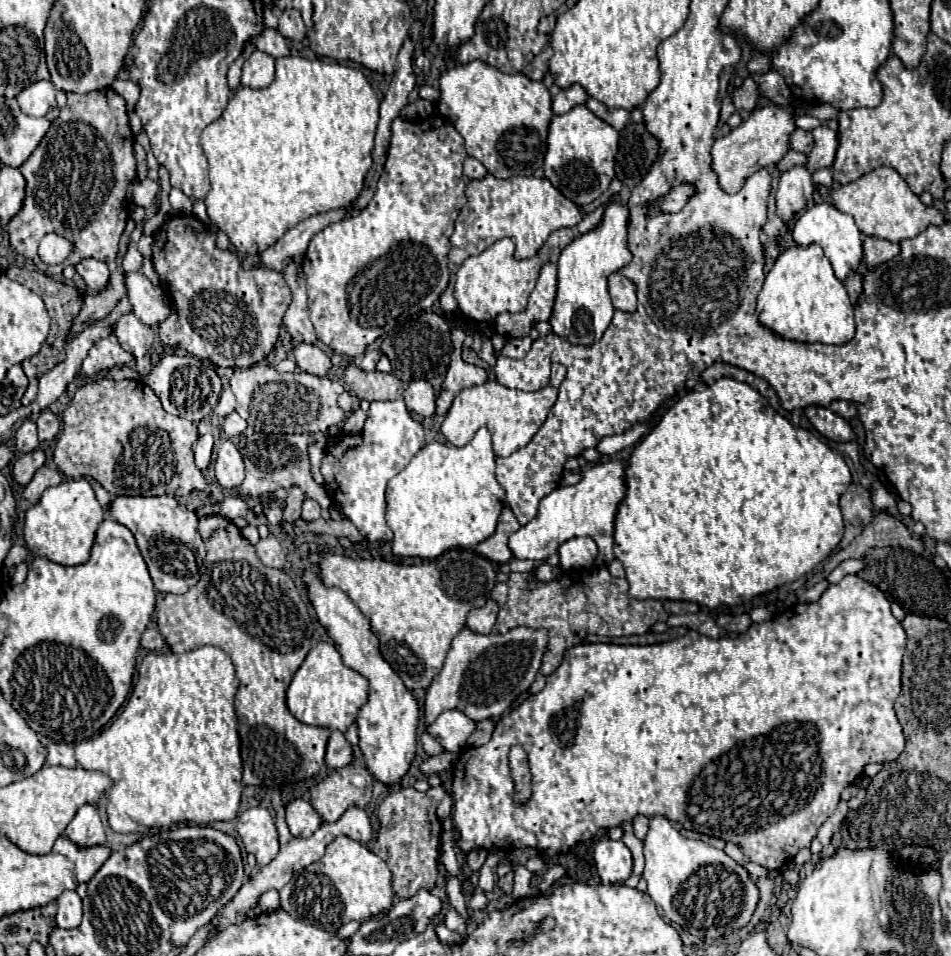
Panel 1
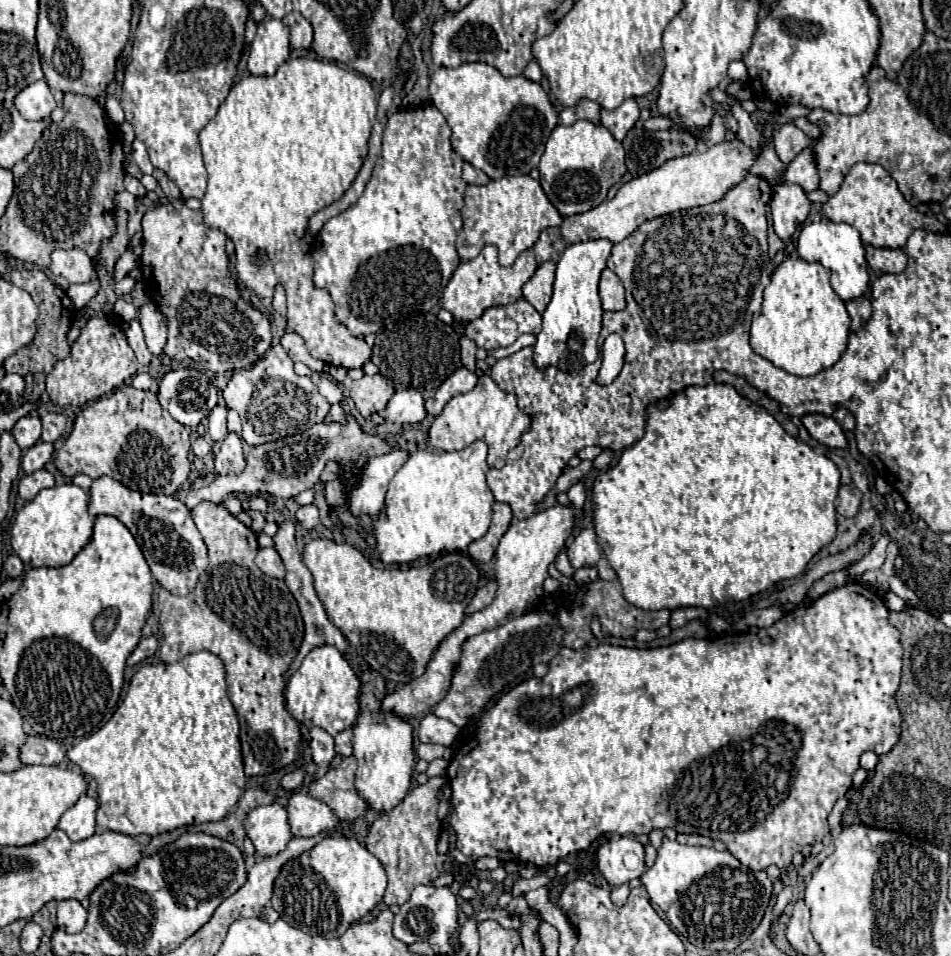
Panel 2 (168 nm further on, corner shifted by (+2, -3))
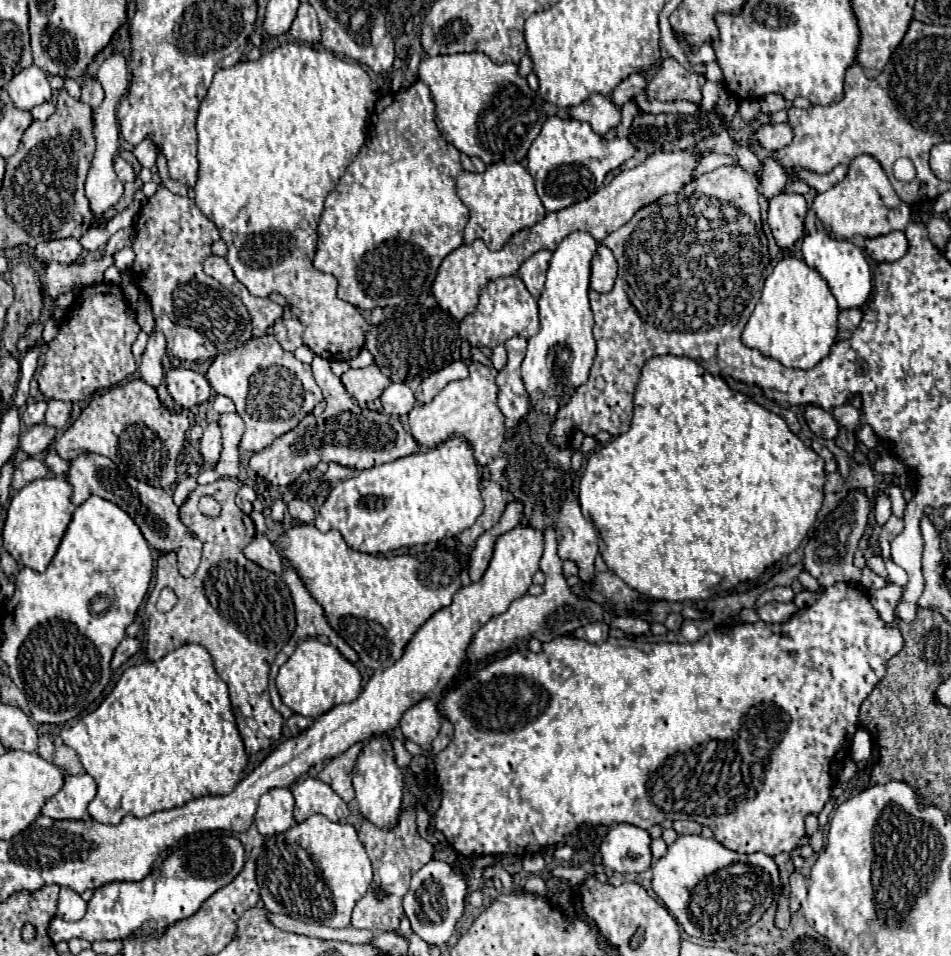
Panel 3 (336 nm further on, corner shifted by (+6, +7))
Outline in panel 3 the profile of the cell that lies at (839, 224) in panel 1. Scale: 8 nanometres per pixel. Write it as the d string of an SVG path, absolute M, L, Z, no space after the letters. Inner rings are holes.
M816 231L816 233L810 233L804 237L802 253L804 253L806 265L812 267L814 271L818 271L826 279L832 295L838 301L840 311L858 309L868 301L870 291L872 291L872 275L870 275L870 265L860 247L856 247L854 243L844 241L844 239L838 241L832 235L828 235L826 231Z

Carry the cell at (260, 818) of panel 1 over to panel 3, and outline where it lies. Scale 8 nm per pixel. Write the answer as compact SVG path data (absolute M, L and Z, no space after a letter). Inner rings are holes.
M270 789L260 797L254 823L260 835L276 835L294 825L294 797L290 789Z

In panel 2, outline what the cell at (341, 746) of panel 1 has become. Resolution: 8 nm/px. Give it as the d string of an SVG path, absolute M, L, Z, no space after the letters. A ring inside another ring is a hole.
M312 727L306 733L306 743L312 751L312 759L318 767L328 767L332 763L332 759L336 757L336 749L334 749L334 739L320 727Z

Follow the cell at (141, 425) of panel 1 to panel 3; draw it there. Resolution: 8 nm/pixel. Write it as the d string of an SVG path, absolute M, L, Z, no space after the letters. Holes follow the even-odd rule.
M132 379L132 381L124 381L120 385L114 385L108 391L96 393L92 397L92 401L88 403L88 407L80 413L80 417L72 423L72 427L68 431L64 431L64 435L56 441L54 449L56 453L70 461L72 457L80 455L80 453L98 453L104 457L110 457L118 469L138 481L144 481L152 487L170 487L176 479L176 459L178 453L184 447L184 439L186 439L186 431L190 427L190 421L184 413L176 413L176 411L168 411L158 395L156 389L150 387L148 383L144 383L142 379Z

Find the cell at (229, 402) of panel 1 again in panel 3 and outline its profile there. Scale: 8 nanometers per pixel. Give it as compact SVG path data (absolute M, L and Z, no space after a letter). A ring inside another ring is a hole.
M208 423L204 429L204 437L200 439L200 453L204 459L204 467L216 467L222 451L222 437L218 423Z

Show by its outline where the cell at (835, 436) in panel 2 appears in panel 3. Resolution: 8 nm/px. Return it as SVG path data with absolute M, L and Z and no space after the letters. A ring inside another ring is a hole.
M810 405L810 407L806 407L804 417L806 417L806 423L808 423L810 431L814 431L818 437L836 439L836 435L838 435L838 423L836 423L832 413L824 411L822 407Z

